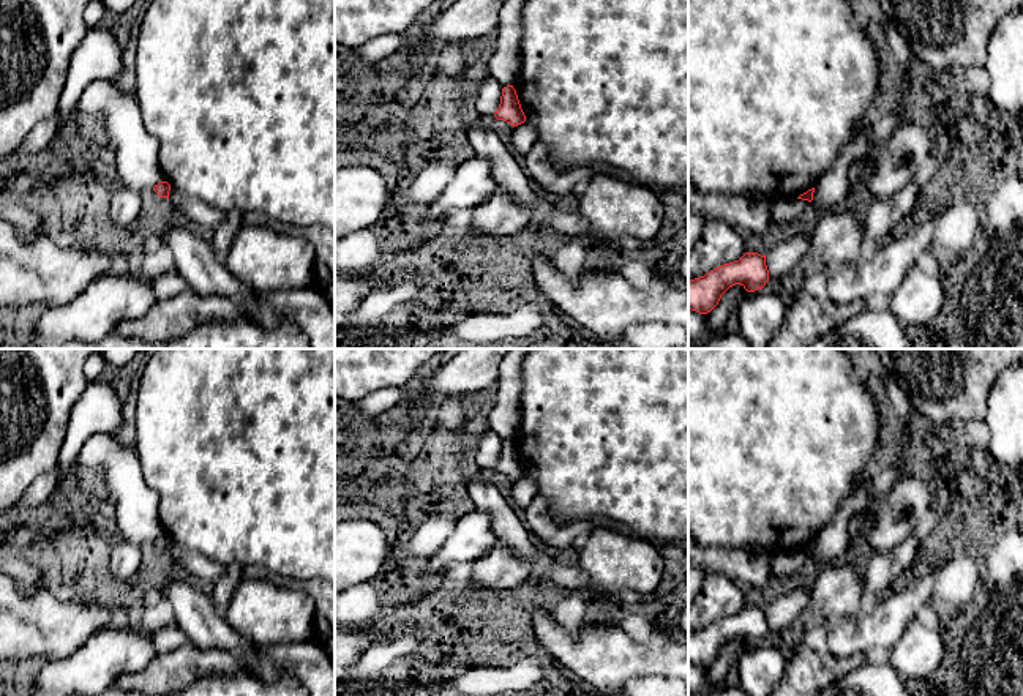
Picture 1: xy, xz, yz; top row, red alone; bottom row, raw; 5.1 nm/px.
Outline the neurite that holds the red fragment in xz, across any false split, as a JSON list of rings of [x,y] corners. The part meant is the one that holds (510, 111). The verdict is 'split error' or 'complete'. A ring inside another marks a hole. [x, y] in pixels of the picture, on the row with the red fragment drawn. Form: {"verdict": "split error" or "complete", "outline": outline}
{"verdict": "complete", "outline": [[[507,85],[502,88],[500,104],[494,117],[497,120],[504,120],[510,123],[512,126],[518,126],[526,122],[526,115],[521,109],[521,104],[513,85]]]}

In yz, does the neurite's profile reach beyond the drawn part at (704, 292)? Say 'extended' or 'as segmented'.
as segmented

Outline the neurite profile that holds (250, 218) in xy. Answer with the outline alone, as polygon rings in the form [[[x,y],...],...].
[[[245,211],[242,226],[262,226],[281,234],[295,234],[306,238],[316,253],[313,287],[316,287],[335,306],[335,230],[311,226],[294,227],[275,221],[260,211]]]

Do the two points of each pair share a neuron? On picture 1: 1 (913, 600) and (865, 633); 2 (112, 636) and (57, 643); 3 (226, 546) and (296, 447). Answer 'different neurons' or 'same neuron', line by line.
1: same neuron
2: different neurons
3: same neuron

